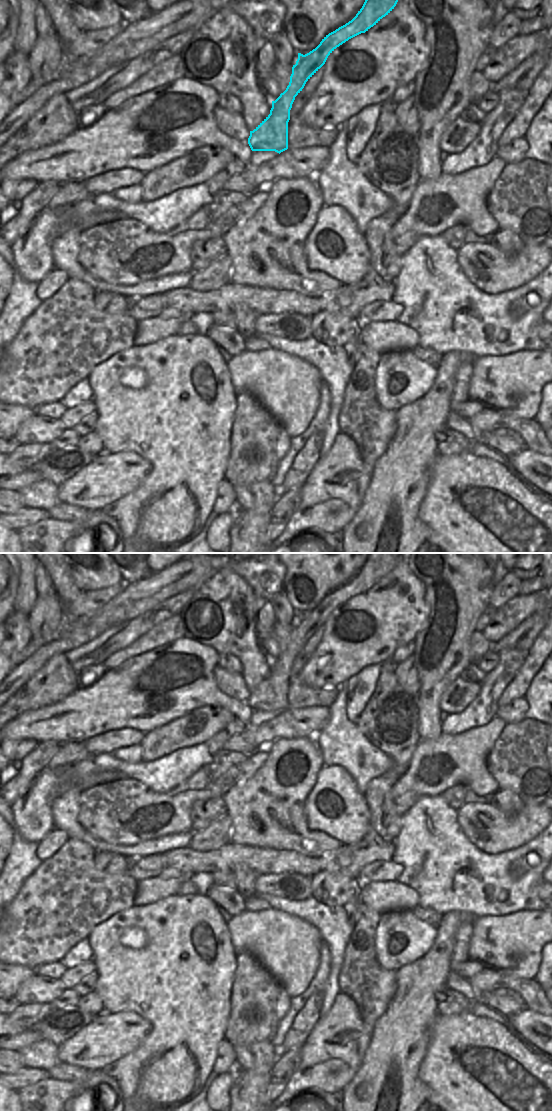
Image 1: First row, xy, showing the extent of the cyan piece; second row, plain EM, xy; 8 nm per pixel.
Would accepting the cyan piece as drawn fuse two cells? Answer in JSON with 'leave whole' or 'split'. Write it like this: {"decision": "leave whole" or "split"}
{"decision": "split"}

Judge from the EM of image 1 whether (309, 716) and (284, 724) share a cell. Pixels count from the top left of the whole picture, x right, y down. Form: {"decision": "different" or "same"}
{"decision": "same"}

